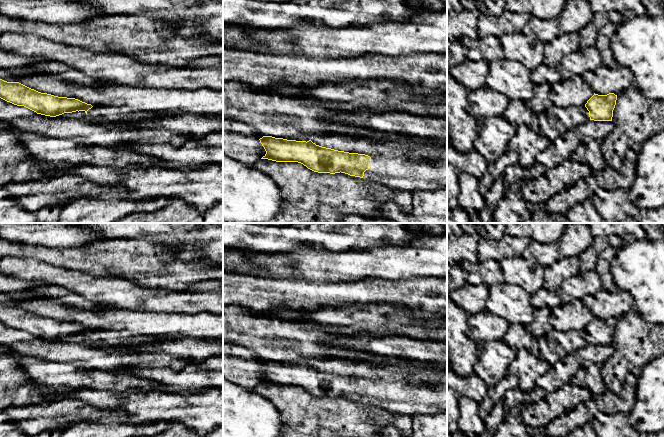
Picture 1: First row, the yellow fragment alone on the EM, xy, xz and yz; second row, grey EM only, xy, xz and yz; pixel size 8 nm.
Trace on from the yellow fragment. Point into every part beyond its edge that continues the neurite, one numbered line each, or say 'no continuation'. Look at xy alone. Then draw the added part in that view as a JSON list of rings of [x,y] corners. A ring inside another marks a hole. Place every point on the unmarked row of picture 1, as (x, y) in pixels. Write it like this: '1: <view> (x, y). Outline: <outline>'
1: xy (111, 338). Outline: [[[93,330],[87,335],[87,342],[89,344],[97,345],[103,343],[109,347],[134,347],[148,344],[151,340],[156,342],[160,339],[150,339],[145,335],[114,330]]]

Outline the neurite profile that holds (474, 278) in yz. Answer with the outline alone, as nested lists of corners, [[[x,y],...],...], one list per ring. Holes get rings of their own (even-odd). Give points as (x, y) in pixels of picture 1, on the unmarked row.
[[[465,260],[460,264],[467,272],[466,282],[472,285],[485,284],[487,286],[504,282],[500,263],[494,260],[472,263]]]

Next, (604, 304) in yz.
[[[601,289],[595,295],[587,295],[583,303],[598,319],[614,317],[619,319],[634,309],[632,297],[620,289],[609,291]]]

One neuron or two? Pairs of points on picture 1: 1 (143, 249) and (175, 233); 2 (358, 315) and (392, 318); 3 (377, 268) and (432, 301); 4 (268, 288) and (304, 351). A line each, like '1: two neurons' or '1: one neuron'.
1: two neurons
2: one neuron
3: two neurons
4: two neurons

